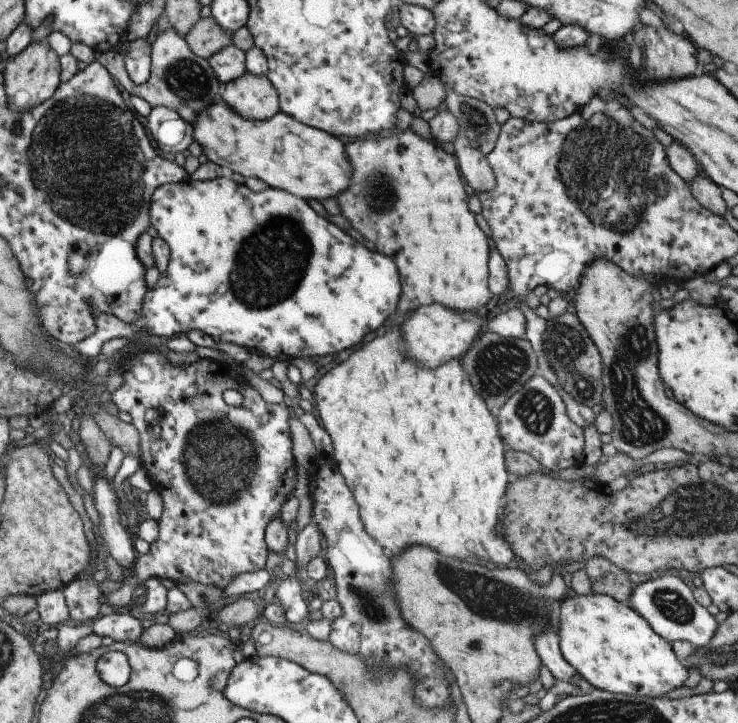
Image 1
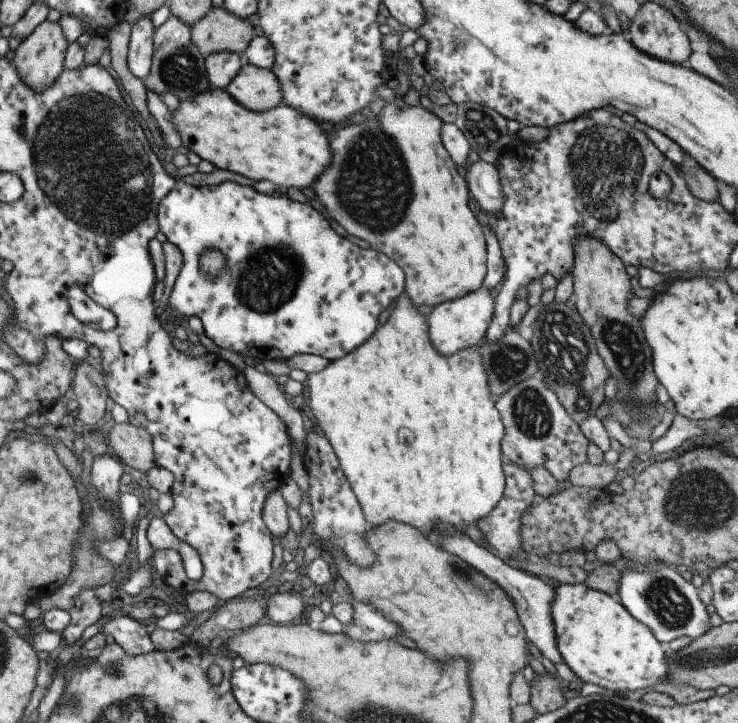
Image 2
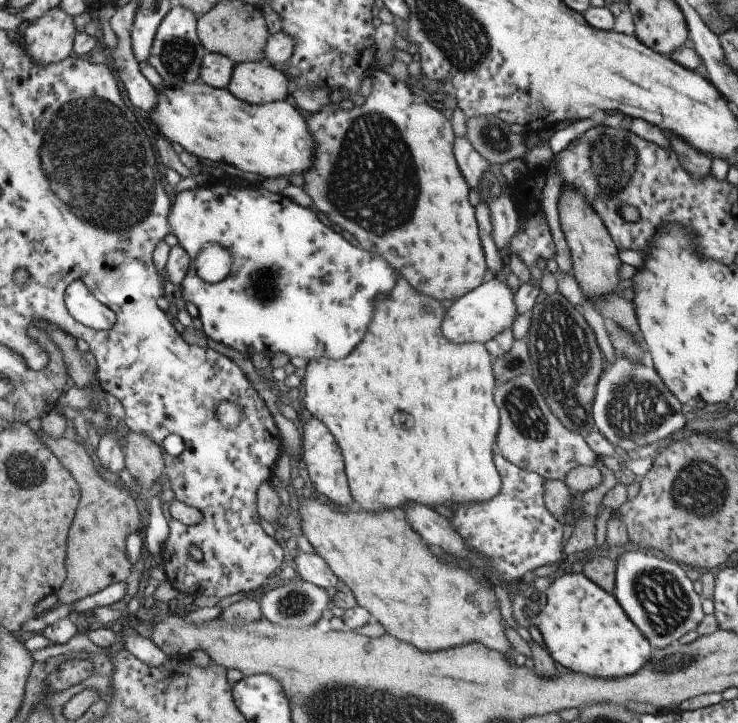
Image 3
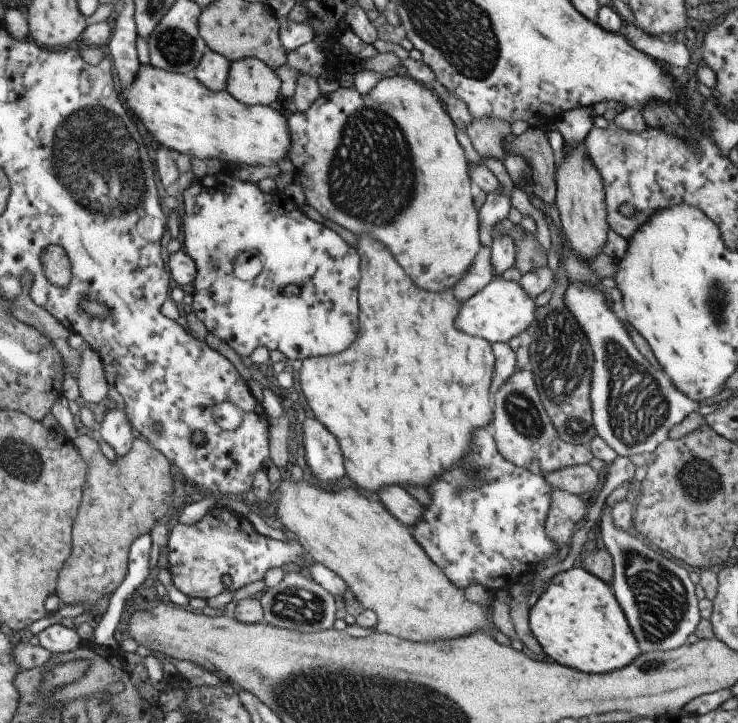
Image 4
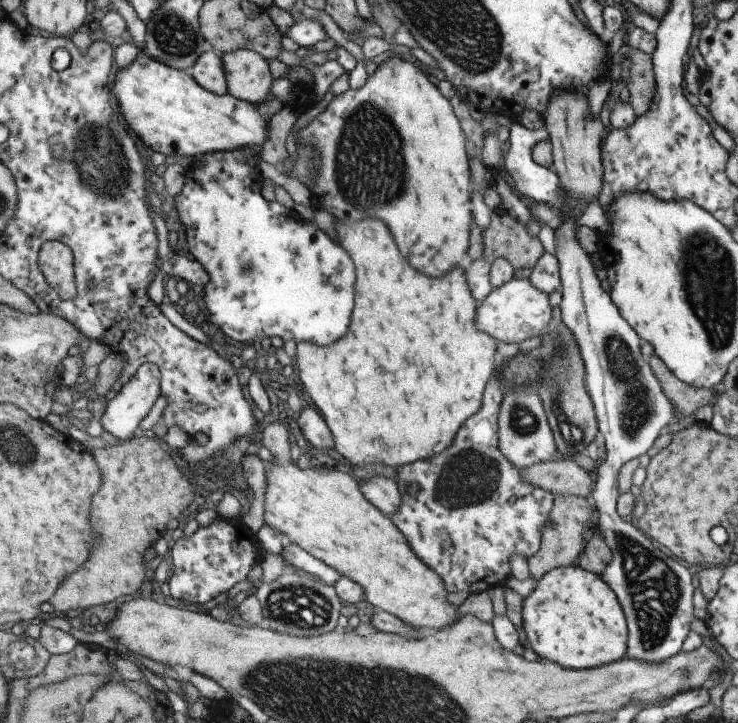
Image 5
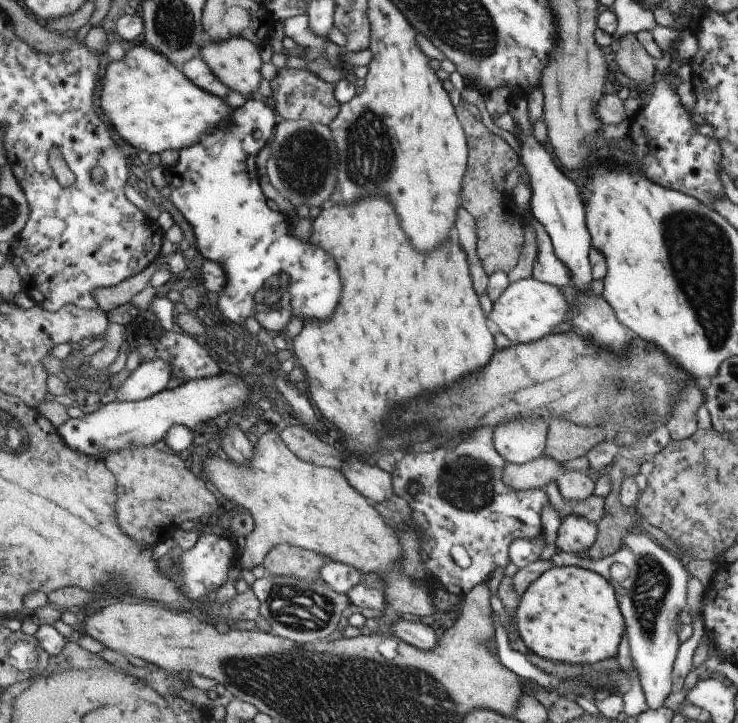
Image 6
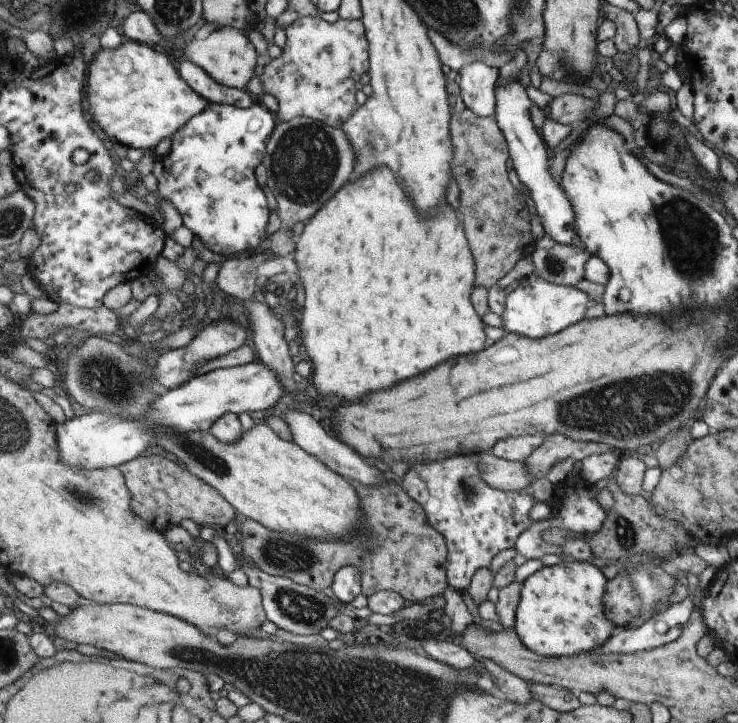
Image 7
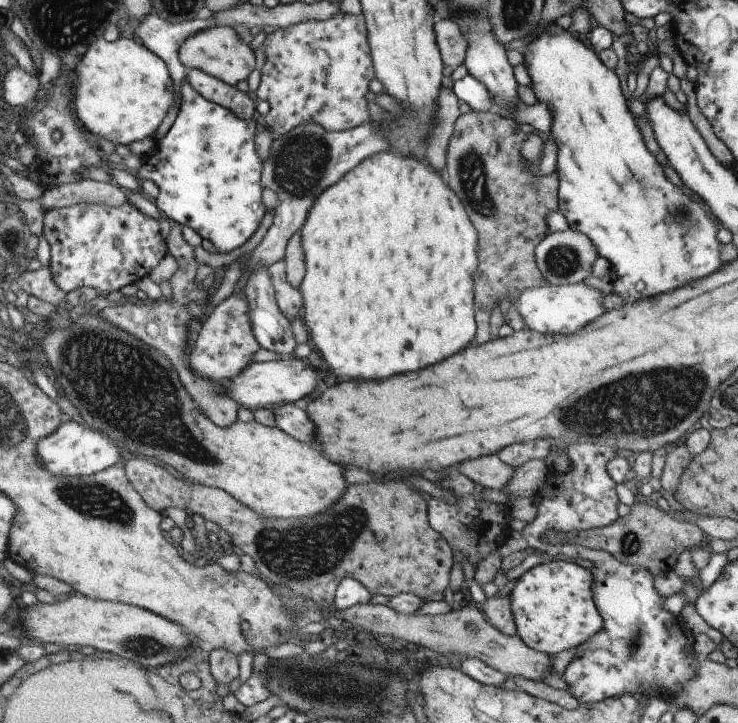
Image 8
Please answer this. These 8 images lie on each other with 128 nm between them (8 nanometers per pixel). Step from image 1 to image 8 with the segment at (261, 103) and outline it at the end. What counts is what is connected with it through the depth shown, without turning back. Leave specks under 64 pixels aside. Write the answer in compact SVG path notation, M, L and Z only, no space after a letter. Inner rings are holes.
M214 26L195 33L180 46L179 62L188 69L199 69L214 79L236 87L239 82L246 81L255 70L255 52L246 45L230 26Z

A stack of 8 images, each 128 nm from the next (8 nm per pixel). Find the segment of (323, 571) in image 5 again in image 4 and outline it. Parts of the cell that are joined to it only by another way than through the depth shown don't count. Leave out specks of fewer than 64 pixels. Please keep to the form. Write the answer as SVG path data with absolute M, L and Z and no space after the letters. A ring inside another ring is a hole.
M212 507L194 526L182 523L169 531L168 570L172 583L189 598L208 600L226 591L233 594L238 588L262 580L270 568L285 565L312 566L312 559L297 540L272 539L254 529L247 517L233 516L228 510Z

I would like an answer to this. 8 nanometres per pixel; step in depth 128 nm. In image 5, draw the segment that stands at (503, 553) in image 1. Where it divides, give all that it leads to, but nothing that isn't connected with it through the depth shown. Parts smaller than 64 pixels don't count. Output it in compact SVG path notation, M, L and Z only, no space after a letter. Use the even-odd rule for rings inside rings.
M343 217L337 219L334 222L335 231L339 238L338 244L344 246L346 254L352 256L354 264L356 264L356 274L358 274L358 280L356 280L356 302L354 302L354 314L352 314L352 320L350 320L350 330L346 334L344 340L336 342L336 344L330 344L326 348L320 348L316 344L308 344L308 342L300 342L297 345L296 364L298 366L295 373L295 380L302 382L303 392L306 392L310 396L310 400L314 402L314 406L318 408L318 412L322 414L322 418L326 420L328 428L332 430L334 434L334 440L336 440L336 450L338 450L338 457L340 454L352 464L352 466L364 466L364 464L390 464L392 468L398 468L398 466L404 466L404 464L412 464L416 460L424 460L424 458L430 458L434 456L436 452L444 452L456 432L460 430L460 426L470 418L474 416L480 406L482 406L482 394L484 394L484 386L486 382L490 380L492 372L494 372L494 360L498 354L497 344L498 342L476 328L476 308L478 308L478 302L474 300L470 288L468 288L468 282L466 282L466 276L464 276L464 267L456 266L454 270L450 270L448 274L444 274L442 278L438 280L432 280L432 278L426 278L424 274L418 274L398 252L396 244L394 244L394 238L390 236L388 228L380 222L380 220L374 220L374 218L366 218L366 220L350 220L350 218Z

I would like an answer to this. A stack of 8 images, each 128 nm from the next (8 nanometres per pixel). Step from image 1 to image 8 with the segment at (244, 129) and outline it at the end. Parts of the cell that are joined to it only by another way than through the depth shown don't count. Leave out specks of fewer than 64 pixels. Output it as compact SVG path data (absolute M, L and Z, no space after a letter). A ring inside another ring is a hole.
M126 33L112 43L100 38L90 44L75 70L78 79L76 84L72 83L72 88L76 92L73 101L78 118L90 133L112 141L115 145L130 145L146 138L155 137L155 133L166 118L168 111L176 106L174 82L164 60Z

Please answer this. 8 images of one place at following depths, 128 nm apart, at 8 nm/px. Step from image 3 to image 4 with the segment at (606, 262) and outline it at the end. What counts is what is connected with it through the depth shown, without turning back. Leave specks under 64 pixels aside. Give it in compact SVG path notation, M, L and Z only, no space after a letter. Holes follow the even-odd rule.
M584 148L563 150L563 157L556 162L556 194L555 203L560 214L562 232L574 252L580 253L580 258L593 260L604 250L608 240L607 206L604 204L602 180L596 168L586 158Z

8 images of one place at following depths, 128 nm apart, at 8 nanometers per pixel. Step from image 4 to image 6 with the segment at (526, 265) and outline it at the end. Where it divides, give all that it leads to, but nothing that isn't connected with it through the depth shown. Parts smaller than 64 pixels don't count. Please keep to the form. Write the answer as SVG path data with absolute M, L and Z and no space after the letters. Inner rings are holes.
M461 103L455 107L455 113L466 133L468 145L468 168L462 178L461 206L476 220L476 254L488 275L495 272L508 274L518 264L524 244L524 226L516 214L518 208L514 206L511 193L505 190L508 171L519 168L519 155L506 140L492 133L481 118L472 115ZM504 193L509 194L508 208L503 205L506 202Z

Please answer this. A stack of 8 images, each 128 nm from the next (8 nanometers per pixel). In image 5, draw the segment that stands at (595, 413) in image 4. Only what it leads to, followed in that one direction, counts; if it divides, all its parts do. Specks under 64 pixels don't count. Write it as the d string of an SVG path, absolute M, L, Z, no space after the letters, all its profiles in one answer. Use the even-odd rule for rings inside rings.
M568 213L566 220L554 230L558 242L555 257L559 262L562 302L561 309L562 322L566 328L574 334L576 344L580 346L580 354L586 362L586 374L584 374L584 384L586 384L586 394L592 401L596 418L598 420L598 430L600 437L605 441L607 457L597 465L593 472L595 483L592 490L594 506L598 512L597 526L600 529L606 544L612 552L610 564L602 568L602 580L605 580L616 594L618 602L624 610L628 625L628 648L626 648L626 659L646 662L646 664L664 664L672 656L682 652L682 644L690 632L692 620L694 620L694 602L692 596L691 570L680 564L678 559L667 556L662 550L652 544L652 539L645 535L637 526L634 527L629 519L622 518L617 513L617 500L619 497L617 480L620 468L632 460L638 459L642 454L646 454L656 438L664 433L664 426L672 423L676 419L674 404L668 400L664 394L662 385L656 375L652 372L649 359L642 356L640 352L641 338L632 330L632 327L620 314L611 296L602 289L601 280L598 278L595 268L592 266L589 254L582 248L577 232L582 225L576 222L575 213Z

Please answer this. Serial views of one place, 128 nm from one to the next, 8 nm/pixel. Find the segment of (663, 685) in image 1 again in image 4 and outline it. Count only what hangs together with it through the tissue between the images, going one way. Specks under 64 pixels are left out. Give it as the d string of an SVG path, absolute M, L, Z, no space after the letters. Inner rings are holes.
M581 566L552 576L545 592L529 608L529 627L544 654L586 674L619 670L641 653L611 586Z

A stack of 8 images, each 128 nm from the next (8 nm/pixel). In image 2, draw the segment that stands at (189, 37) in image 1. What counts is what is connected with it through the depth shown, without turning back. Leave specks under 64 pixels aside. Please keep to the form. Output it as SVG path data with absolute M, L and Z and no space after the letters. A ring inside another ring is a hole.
M212 6L191 26L194 46L206 59L212 53L231 52L244 56L254 35L256 25L249 18L238 18L224 6Z

